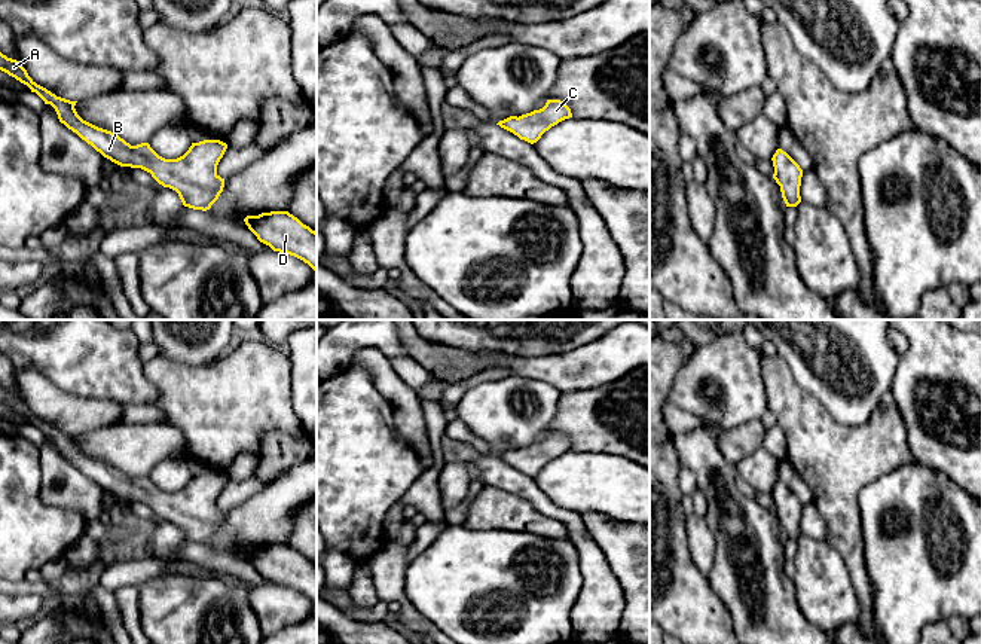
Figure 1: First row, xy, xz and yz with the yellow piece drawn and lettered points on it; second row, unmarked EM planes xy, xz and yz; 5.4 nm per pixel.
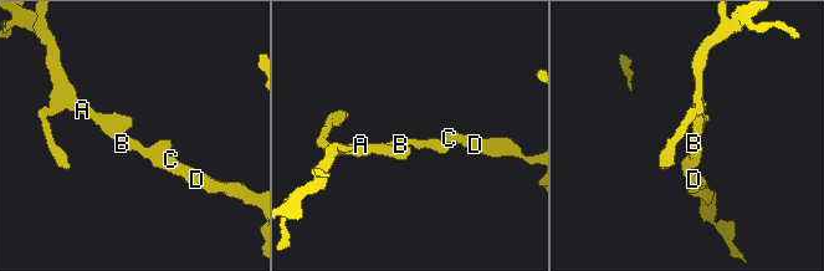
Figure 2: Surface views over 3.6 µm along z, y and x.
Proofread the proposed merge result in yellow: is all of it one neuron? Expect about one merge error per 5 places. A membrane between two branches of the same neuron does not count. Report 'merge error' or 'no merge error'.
no merge error

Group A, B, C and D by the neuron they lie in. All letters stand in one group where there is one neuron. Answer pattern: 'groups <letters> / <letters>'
groups A B C D

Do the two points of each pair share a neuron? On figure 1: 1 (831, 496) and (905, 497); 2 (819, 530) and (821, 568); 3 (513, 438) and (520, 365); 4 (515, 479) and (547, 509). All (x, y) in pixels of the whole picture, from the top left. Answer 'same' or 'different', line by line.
1: different
2: different
3: different
4: same

